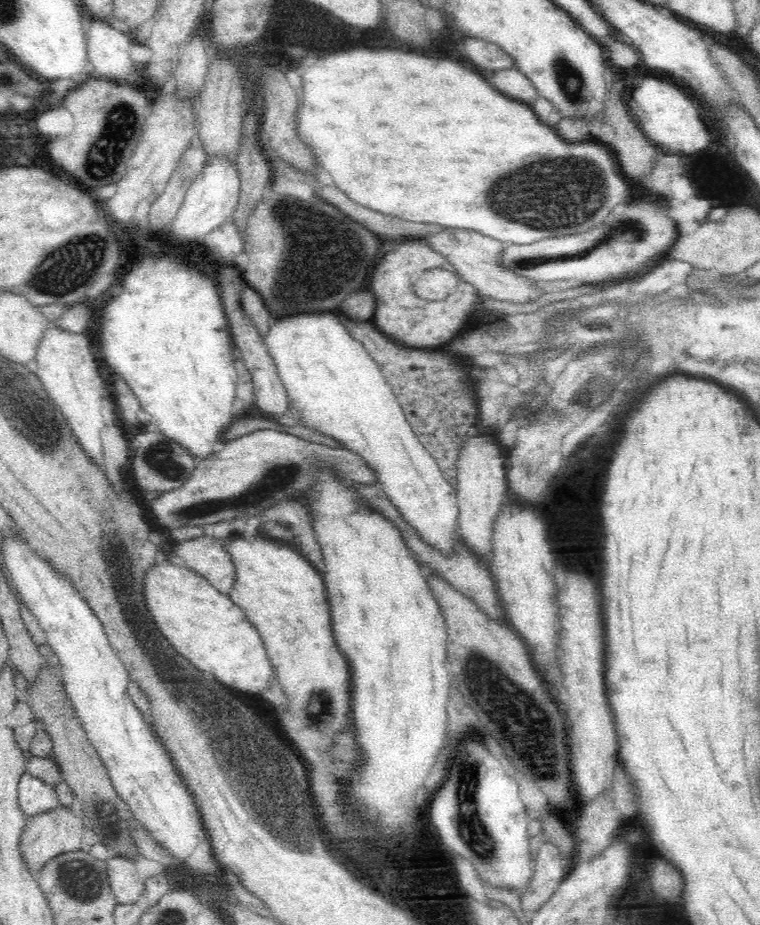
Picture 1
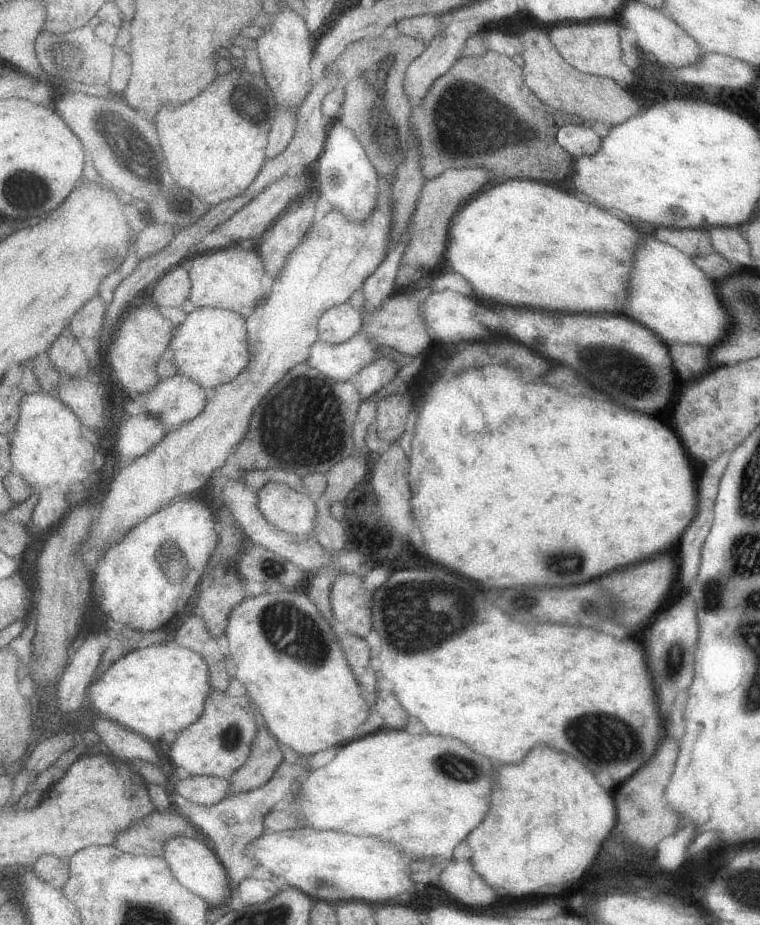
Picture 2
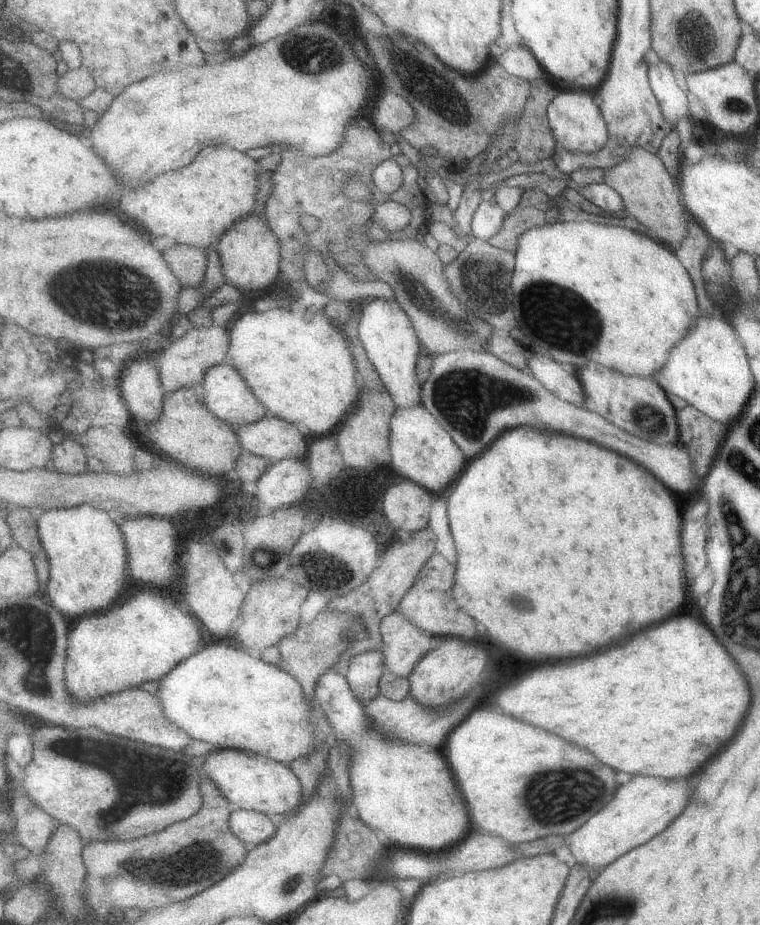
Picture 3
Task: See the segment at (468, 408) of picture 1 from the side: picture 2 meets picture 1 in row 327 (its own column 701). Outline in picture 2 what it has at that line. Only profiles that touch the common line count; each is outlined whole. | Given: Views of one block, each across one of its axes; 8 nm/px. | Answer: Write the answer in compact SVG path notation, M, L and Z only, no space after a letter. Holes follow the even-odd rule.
M665 342L665 346L669 346L669 354L673 356L673 364L681 368L681 374L695 374L695 378L699 378L699 374L705 374L707 366L709 366L709 354L707 348L701 344L689 344L689 342Z

